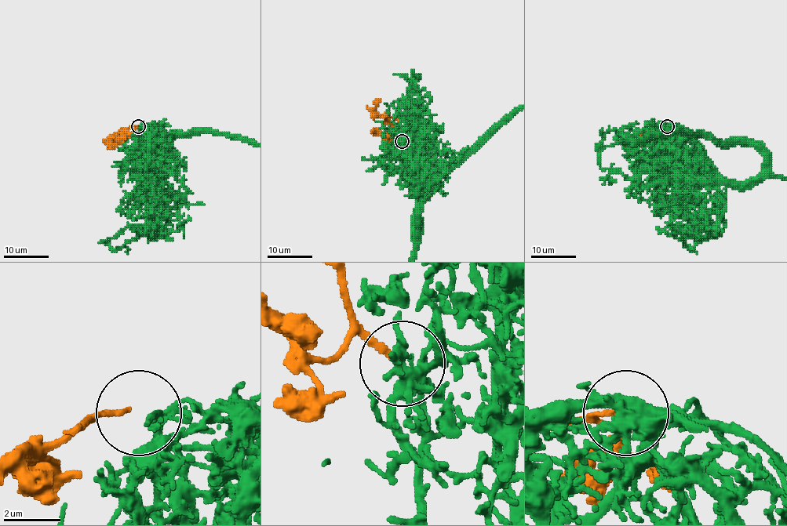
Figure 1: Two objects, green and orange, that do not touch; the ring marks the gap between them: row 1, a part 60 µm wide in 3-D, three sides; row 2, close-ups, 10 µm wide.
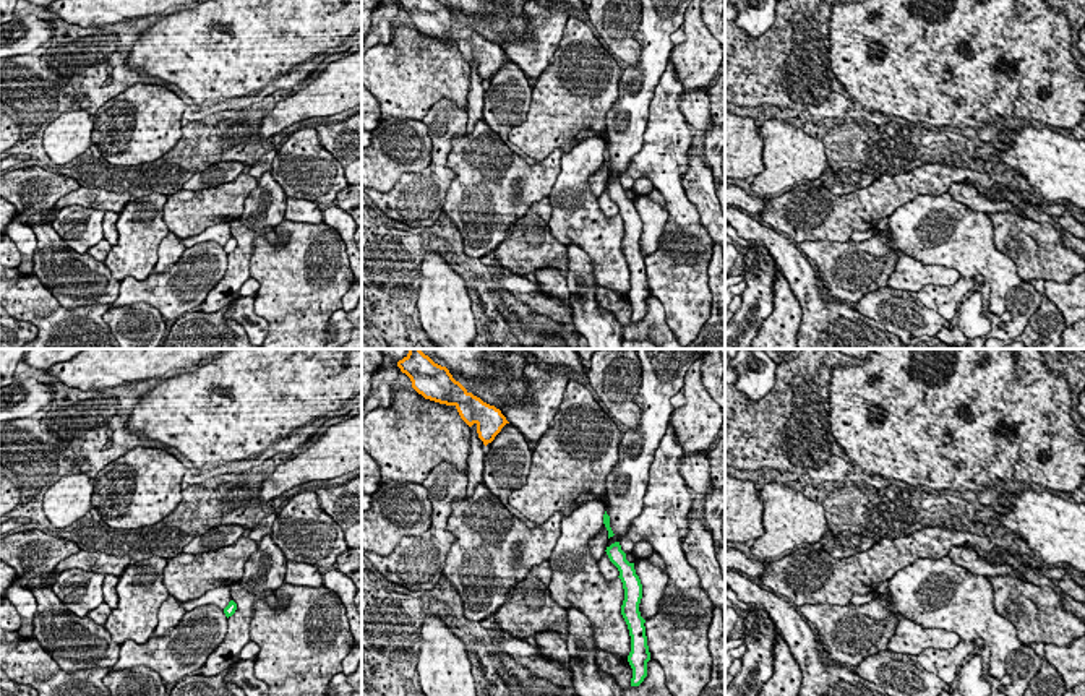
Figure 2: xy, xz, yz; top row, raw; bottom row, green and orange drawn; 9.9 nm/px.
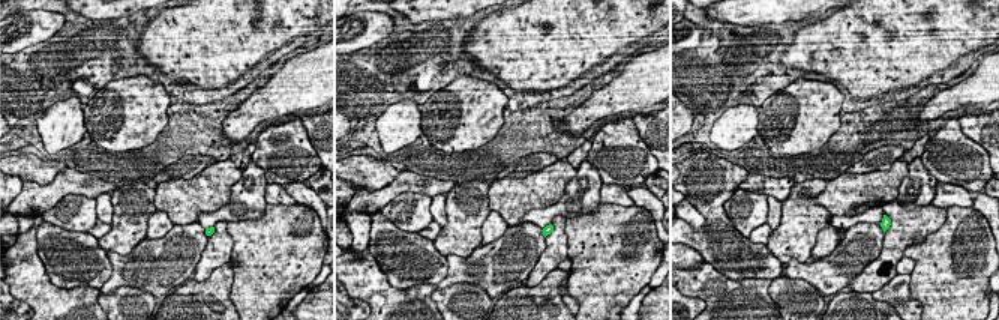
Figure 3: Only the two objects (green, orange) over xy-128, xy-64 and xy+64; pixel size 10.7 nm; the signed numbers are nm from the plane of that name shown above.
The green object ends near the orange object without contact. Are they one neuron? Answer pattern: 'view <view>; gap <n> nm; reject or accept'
view xz; gap 1300 nm; reject

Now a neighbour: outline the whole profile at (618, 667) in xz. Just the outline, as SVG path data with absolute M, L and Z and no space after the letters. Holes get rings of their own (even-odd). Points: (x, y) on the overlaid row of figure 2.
M597 649L595 664L602 673L611 675L616 680L621 691L631 685L633 668L628 657L618 657L611 652Z

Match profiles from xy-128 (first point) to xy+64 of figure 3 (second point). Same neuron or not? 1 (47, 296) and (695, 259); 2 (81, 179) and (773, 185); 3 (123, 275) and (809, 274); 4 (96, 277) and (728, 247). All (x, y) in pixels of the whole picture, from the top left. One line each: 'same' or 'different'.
1: different
2: same
3: same
4: same

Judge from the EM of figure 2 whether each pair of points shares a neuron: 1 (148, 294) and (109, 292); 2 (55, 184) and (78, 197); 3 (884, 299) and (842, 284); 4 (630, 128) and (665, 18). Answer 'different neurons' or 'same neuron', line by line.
1: different neurons
2: different neurons
3: different neurons
4: same neuron

